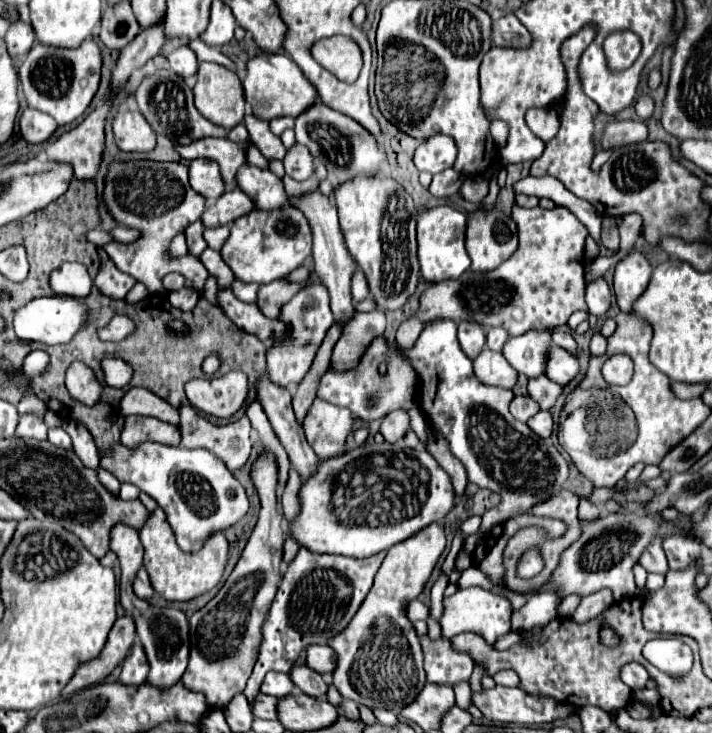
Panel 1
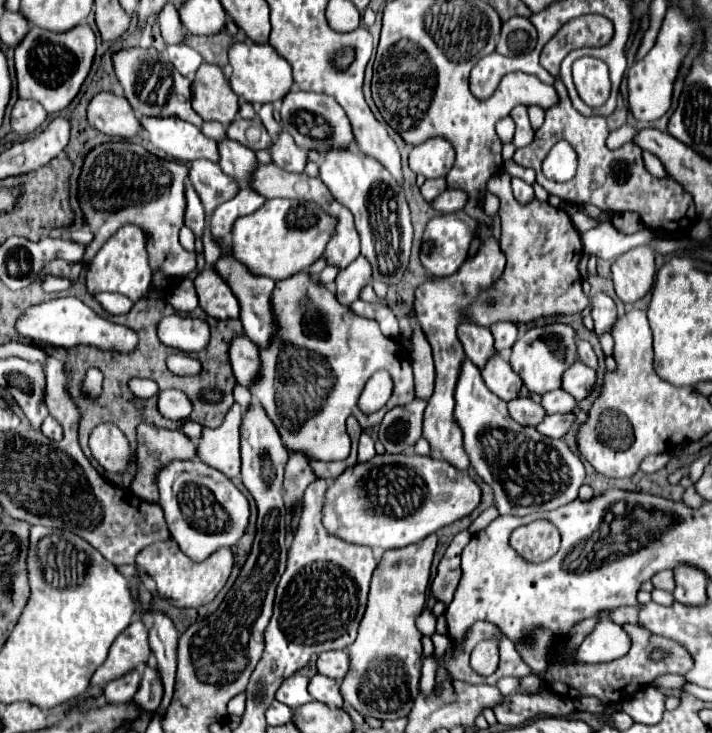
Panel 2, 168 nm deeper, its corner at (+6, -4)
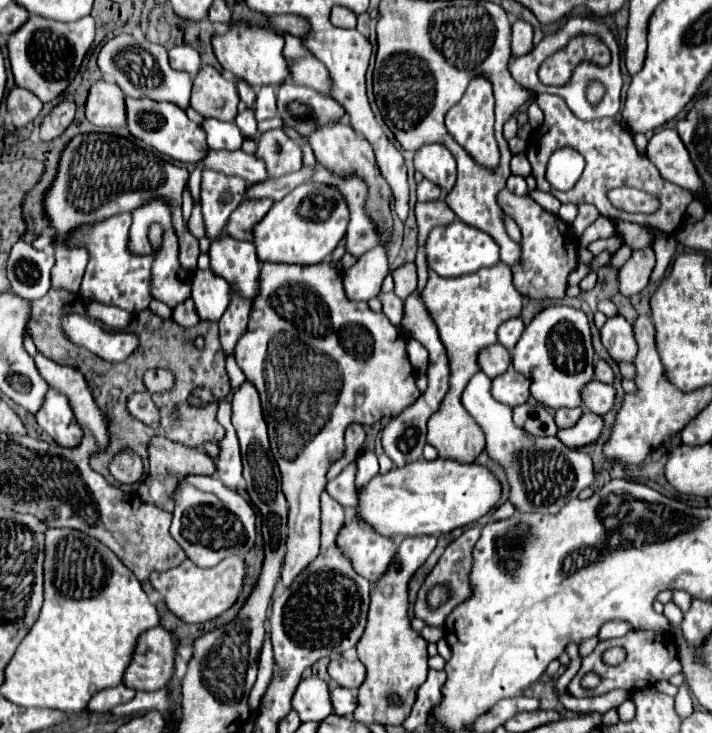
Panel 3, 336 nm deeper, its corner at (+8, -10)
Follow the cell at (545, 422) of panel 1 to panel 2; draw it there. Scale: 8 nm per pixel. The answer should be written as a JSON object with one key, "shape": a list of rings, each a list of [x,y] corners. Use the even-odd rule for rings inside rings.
{"shape":[[[563,413],[563,415],[547,415],[543,423],[537,425],[539,433],[543,433],[545,437],[553,437],[553,439],[561,439],[567,435],[567,431],[573,427],[575,423],[575,415],[573,413]]]}

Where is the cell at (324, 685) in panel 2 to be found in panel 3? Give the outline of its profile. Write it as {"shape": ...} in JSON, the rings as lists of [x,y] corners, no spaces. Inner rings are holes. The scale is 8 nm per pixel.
{"shape":[[[329,687],[329,697],[337,715],[349,717],[355,711],[355,691],[343,687]]]}

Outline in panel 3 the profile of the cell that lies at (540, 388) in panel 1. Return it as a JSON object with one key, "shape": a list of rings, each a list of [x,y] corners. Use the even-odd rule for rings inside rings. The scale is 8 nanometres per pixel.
{"shape":[[[561,407],[561,409],[555,411],[555,423],[557,423],[557,427],[571,427],[571,425],[577,423],[581,413],[583,413],[581,407],[573,407],[573,409]]]}

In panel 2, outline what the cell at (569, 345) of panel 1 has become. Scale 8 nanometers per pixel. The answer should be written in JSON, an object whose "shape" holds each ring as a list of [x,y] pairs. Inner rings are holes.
{"shape":[[[577,341],[577,353],[579,353],[579,357],[581,357],[581,361],[585,363],[585,365],[589,365],[589,367],[593,367],[593,369],[597,369],[599,367],[599,357],[595,355],[595,351],[593,351],[593,347],[591,347],[591,343],[589,341]]]}

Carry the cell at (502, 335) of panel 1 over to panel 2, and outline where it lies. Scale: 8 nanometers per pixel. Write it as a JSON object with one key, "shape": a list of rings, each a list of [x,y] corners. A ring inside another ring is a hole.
{"shape":[[[497,321],[493,325],[489,325],[493,337],[495,337],[495,349],[499,355],[509,353],[509,349],[513,347],[513,343],[517,341],[517,325],[513,321]]]}

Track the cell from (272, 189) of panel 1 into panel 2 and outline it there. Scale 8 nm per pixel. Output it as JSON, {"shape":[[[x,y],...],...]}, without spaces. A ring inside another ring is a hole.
{"shape":[[[225,137],[219,141],[219,167],[235,181],[249,181],[249,173],[255,169],[257,159],[251,149]]]}

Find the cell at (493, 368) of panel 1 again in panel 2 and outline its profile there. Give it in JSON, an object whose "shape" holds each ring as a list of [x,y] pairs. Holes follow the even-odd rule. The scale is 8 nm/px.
{"shape":[[[499,355],[491,357],[489,363],[483,367],[483,381],[485,385],[503,401],[511,401],[513,397],[519,395],[523,381],[521,377],[511,369],[511,365],[501,359]]]}

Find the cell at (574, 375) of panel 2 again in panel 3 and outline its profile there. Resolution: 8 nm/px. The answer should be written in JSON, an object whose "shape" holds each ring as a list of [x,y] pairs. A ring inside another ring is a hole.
{"shape":[[[589,381],[583,389],[581,389],[581,399],[583,405],[597,415],[605,415],[611,407],[613,407],[613,399],[615,399],[615,389],[613,385],[605,385],[599,381]]]}

